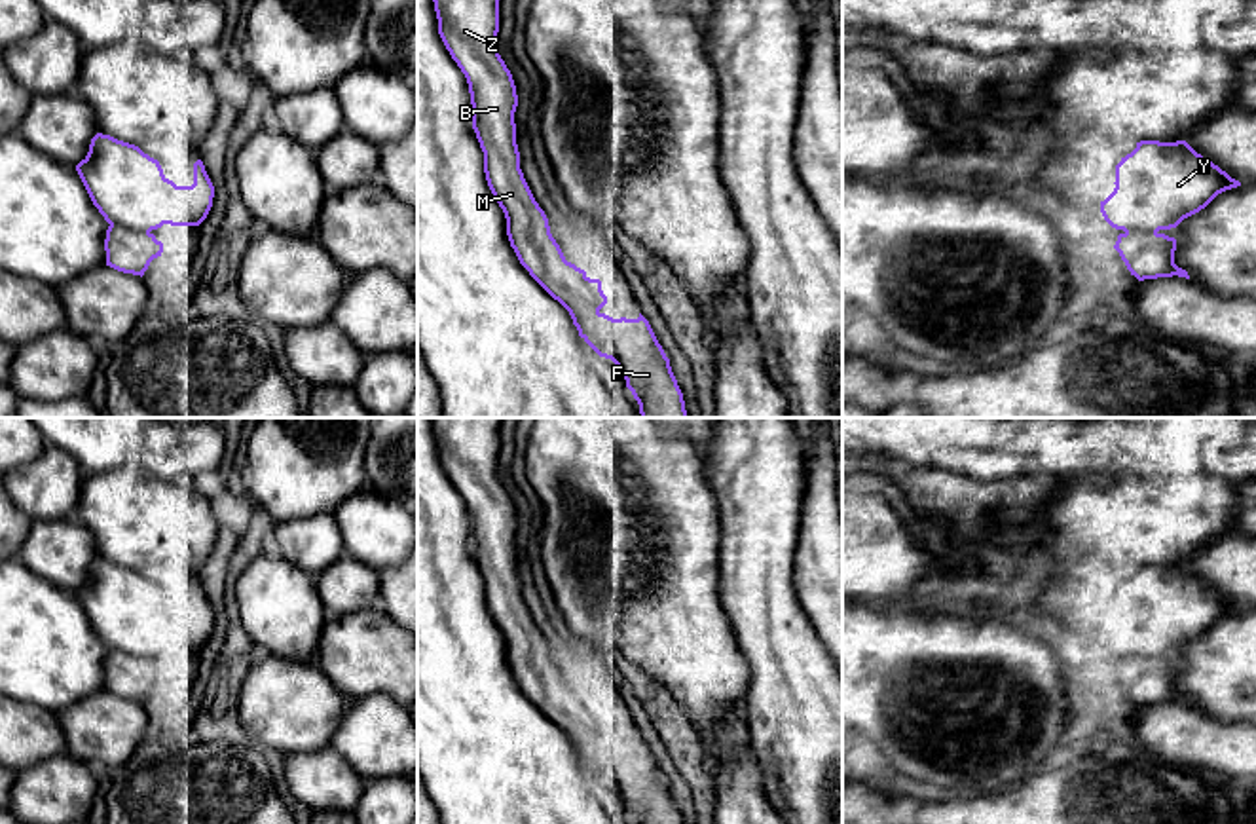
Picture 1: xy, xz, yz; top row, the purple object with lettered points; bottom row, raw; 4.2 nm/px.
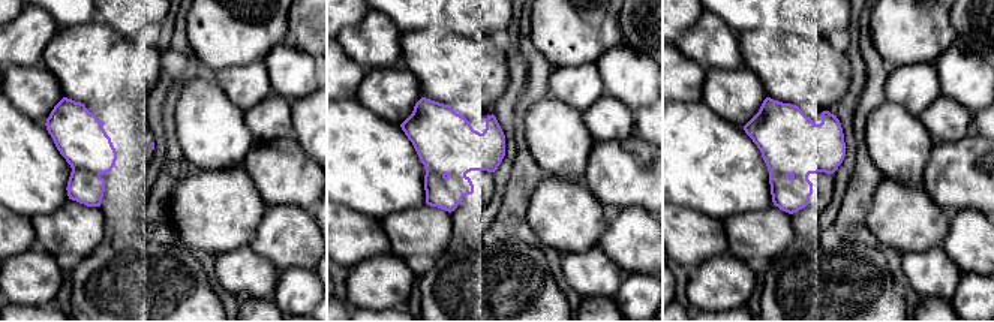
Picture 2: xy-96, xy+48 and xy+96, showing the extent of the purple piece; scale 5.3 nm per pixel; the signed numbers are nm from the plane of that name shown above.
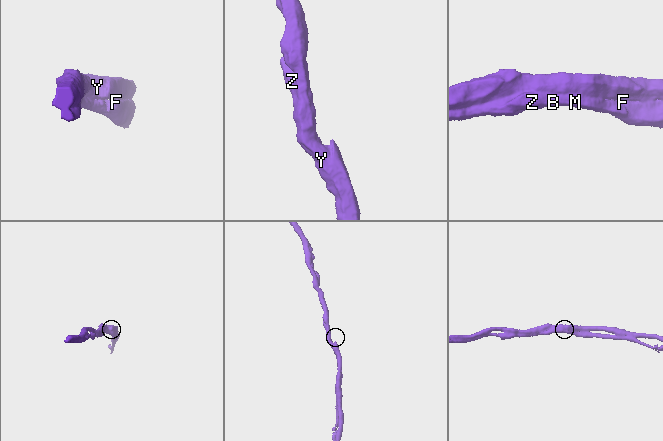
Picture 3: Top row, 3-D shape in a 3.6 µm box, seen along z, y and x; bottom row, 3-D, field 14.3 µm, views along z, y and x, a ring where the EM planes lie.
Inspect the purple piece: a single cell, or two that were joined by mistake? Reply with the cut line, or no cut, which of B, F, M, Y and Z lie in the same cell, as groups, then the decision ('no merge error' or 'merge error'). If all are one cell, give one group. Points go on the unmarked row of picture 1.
cut in xy along (110, 648), (143, 657), (150, 667), (152, 684); B F M Z / Y; merge error

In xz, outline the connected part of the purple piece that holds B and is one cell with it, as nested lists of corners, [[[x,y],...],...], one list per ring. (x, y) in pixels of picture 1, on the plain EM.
[[[503,418],[431,420],[438,459],[469,509],[486,606],[505,638],[520,689],[569,737],[579,761],[619,792],[634,824],[683,824],[649,746],[641,739],[637,744],[613,744],[596,735],[594,720],[565,685],[524,604],[514,549],[516,511],[497,475]]]

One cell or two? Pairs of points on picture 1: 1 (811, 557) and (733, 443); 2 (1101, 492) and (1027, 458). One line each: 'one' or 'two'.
1: two
2: two

